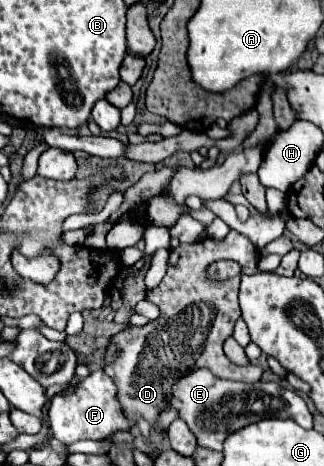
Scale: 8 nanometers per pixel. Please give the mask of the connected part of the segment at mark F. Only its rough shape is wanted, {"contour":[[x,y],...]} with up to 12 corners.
{"contour":[[92,371],[52,399],[54,437],[66,445],[132,429],[116,385]]}

